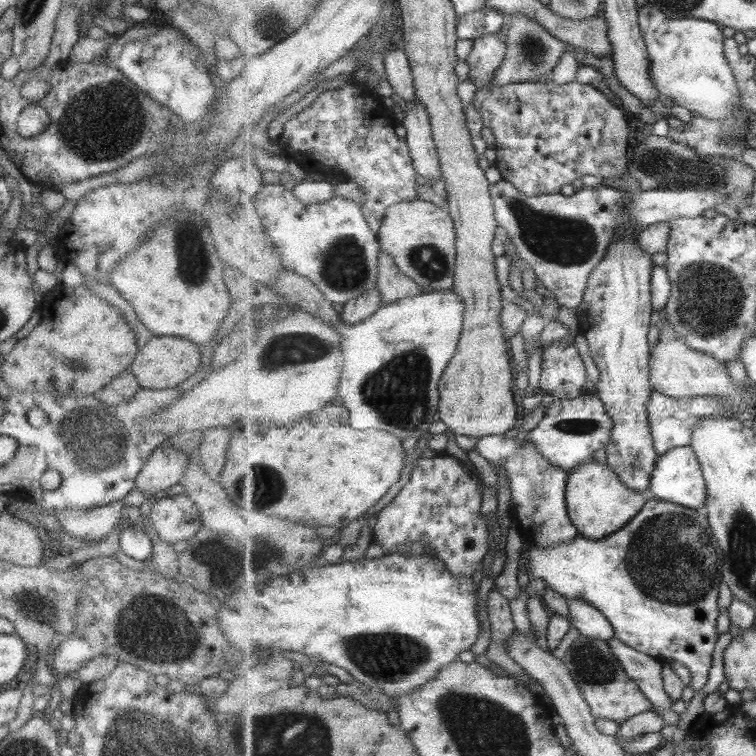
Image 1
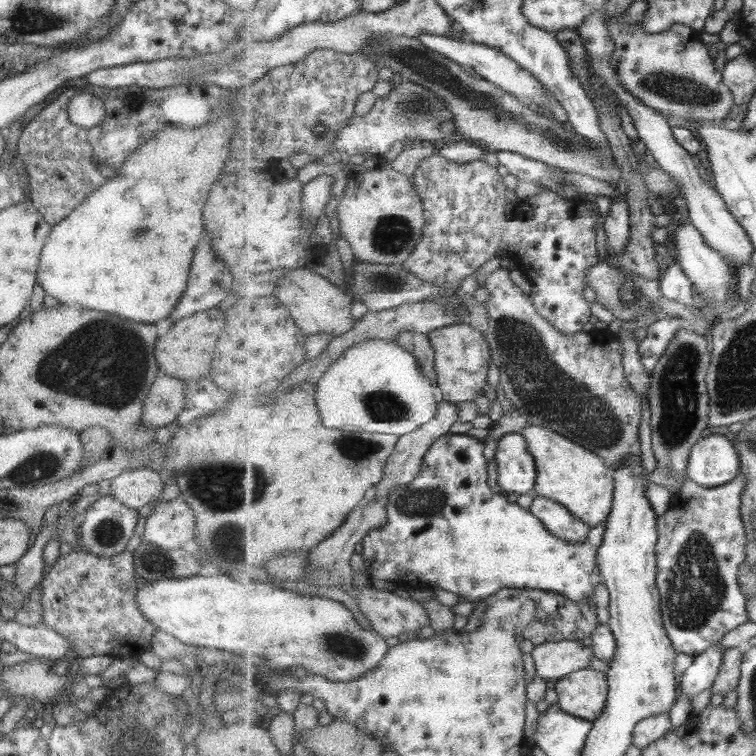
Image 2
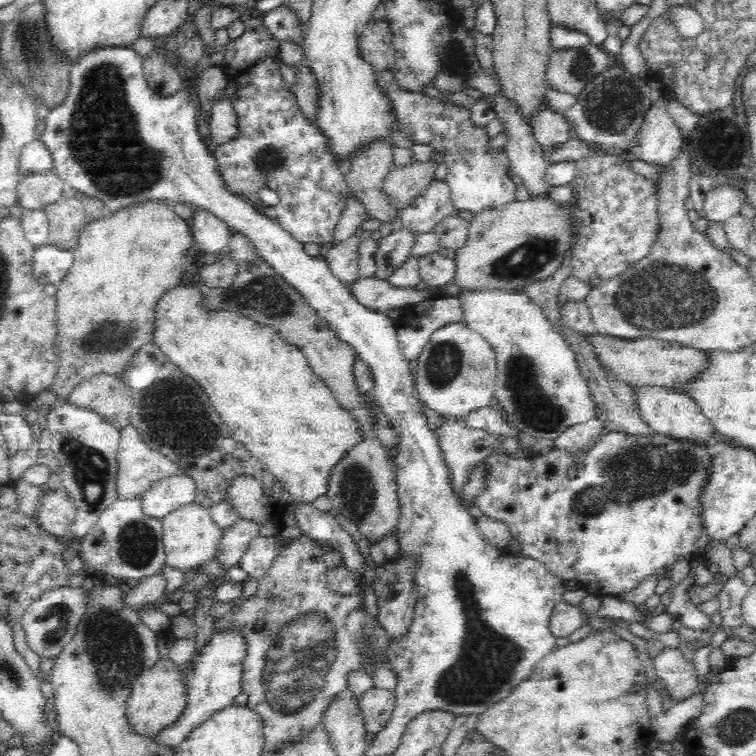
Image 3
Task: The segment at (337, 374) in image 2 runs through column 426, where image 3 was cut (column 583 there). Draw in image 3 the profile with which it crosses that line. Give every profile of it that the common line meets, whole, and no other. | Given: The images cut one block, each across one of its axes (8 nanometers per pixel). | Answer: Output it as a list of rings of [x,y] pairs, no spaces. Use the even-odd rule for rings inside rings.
[[[502,289],[484,291],[460,291],[458,293],[463,304],[462,324],[477,332],[488,341],[495,352],[497,360],[497,380],[494,400],[503,419],[510,426],[518,426],[519,432],[528,434],[530,438],[548,438],[556,440],[560,434],[572,426],[590,422],[595,418],[596,403],[592,399],[591,388],[587,379],[580,373],[578,361],[572,347],[560,333],[552,329],[540,306],[521,291],[508,292]]]

